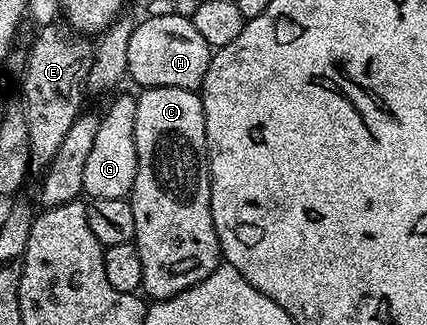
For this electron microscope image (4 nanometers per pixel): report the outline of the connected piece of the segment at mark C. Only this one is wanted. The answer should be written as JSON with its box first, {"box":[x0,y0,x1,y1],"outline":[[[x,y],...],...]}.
{"box":[129,86,223,302],"outline":[[[171,86],[146,88],[140,94],[135,106],[137,173],[129,205],[135,210],[135,243],[143,262],[141,288],[156,302],[203,282],[223,257],[211,218],[209,155],[200,95],[192,88]]]}

